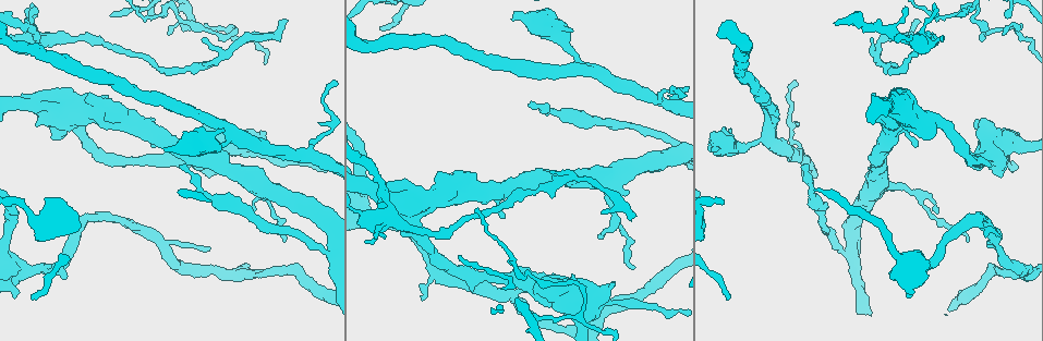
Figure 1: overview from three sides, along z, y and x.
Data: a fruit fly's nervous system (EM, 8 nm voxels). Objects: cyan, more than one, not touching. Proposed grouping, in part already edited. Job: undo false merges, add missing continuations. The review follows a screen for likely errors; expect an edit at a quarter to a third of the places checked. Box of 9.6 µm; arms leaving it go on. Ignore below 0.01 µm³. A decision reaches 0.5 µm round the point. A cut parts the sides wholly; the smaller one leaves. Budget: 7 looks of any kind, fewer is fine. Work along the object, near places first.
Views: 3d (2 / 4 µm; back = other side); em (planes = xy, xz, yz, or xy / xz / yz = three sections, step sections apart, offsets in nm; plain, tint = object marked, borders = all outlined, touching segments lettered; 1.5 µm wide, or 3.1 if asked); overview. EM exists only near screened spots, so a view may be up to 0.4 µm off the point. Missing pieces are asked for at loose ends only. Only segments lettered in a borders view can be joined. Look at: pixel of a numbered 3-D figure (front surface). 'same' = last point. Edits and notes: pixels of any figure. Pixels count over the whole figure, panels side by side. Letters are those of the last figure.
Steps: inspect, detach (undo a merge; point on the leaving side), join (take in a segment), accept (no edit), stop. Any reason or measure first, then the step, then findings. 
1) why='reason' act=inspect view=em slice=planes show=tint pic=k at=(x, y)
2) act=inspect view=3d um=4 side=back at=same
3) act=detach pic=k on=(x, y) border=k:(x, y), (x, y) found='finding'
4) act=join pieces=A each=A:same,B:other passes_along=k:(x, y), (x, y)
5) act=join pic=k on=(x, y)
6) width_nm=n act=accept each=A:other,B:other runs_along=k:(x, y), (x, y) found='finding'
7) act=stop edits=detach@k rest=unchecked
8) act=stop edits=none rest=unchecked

why='long arm stops here' act=inspect view=3d um=4 pic=1 at=(380, 30)

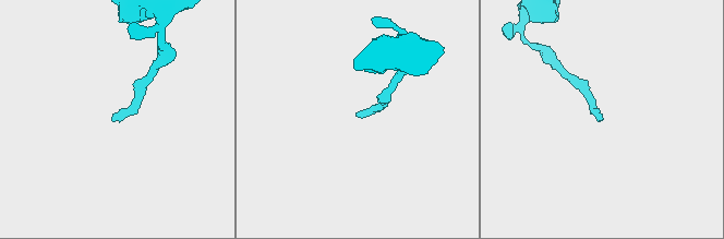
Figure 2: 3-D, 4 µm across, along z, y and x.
why='need the tissue' act=inspect view=em slice=xy step=8 show=tint pic=2 at=(599, 118)

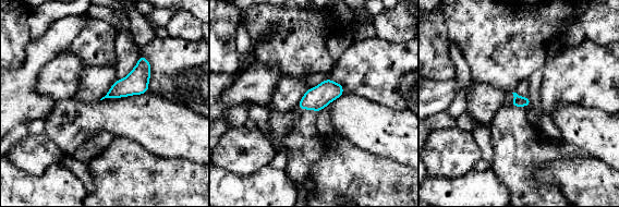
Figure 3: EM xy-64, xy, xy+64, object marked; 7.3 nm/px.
why='cut it another way' act=inspect view=em slice=planes show=borders at=same

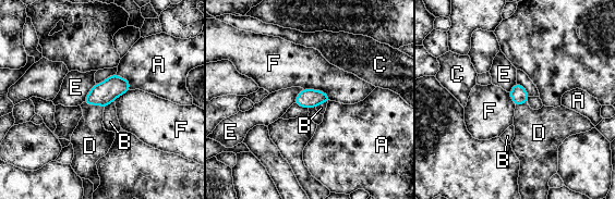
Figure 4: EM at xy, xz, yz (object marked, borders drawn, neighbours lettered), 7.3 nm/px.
act=join pieces=D each=A:other,B:other,C:other,D:same,E:other,F:other passes_along=4:(104, 94), (94, 103), (89, 136) found='it goes on there'

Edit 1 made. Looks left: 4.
act=inspect view=overview

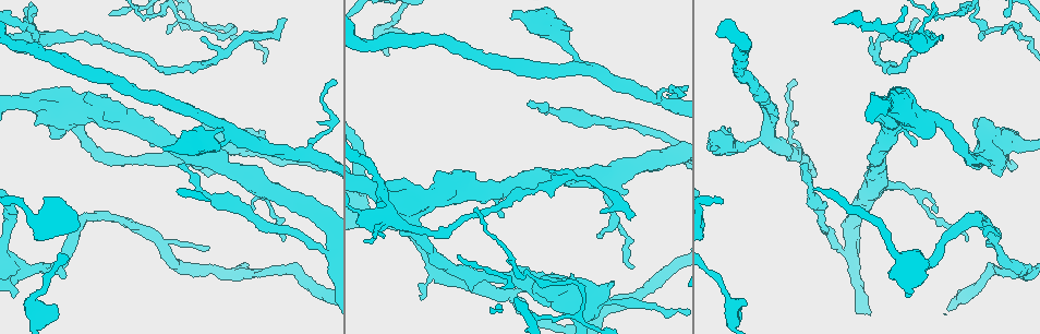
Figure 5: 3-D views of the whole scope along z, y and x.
why='end of a long branch' act=inspect view=3d um=4 pic=5 at=(181, 166)

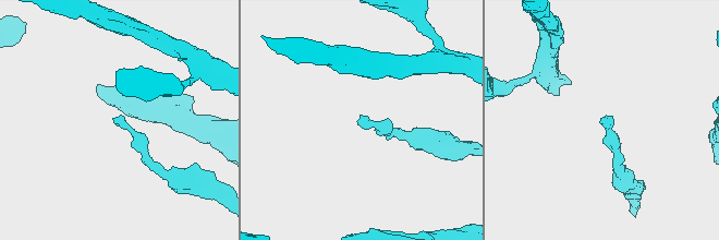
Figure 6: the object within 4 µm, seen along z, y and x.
why='now the EM' act=inspect view=em slice=xy step=4 show=borders pic=6 at=(362, 118)

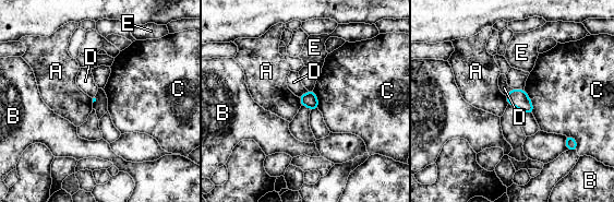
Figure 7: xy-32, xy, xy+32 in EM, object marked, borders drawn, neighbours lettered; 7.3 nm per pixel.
longest_contact=C:200nm act=accept each=A:other,B:other,C:other,D:other,E:other found='none of them fits'

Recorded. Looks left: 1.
why='free end' act=inspect view=em slice=xz step=8 show=borders pic=5 at=(281, 18)

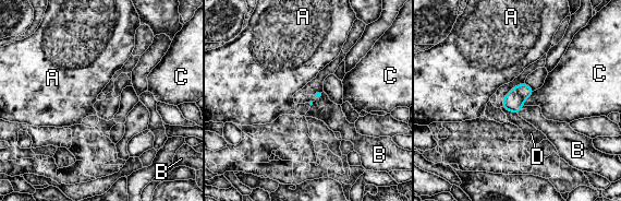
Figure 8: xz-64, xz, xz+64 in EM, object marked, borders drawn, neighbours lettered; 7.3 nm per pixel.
act=join pieces=B each=A:other,B:same,C:other,D:other passes_along=8:(514, 99), (520, 108), (533, 115) found='it goes on there'

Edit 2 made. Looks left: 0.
act=stop edits=join@4,join@8 rest=unchecked

